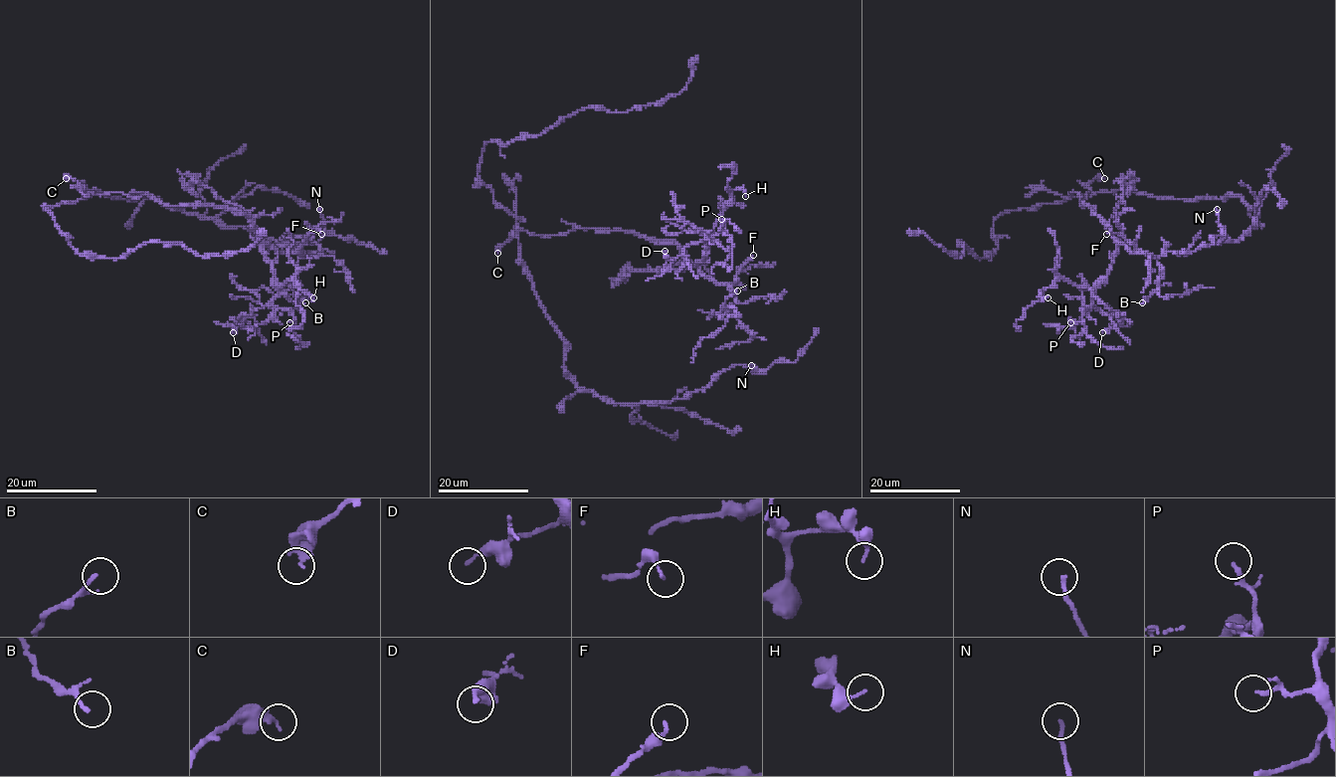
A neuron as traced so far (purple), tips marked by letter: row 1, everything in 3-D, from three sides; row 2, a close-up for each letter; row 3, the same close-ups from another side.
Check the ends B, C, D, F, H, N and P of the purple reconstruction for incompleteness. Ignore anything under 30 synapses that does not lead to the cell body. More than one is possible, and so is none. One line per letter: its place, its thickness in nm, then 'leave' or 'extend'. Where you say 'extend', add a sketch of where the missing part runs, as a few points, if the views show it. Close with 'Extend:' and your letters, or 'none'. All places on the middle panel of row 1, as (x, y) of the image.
B: place (737, 291); calibre 160 nm; leave
C: place (497, 253); calibre 300 nm; leave
D: place (665, 251); calibre 190 nm; leave
F: place (753, 255); calibre 130 nm; leave
H: place (745, 196); calibre 240 nm; leave
N: place (751, 365); calibre 180 nm; leave
P: place (721, 219); calibre 170 nm; leave
Extend: none

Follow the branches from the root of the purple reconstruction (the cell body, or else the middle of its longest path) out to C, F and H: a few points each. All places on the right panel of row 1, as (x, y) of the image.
C: (1116, 190), (1094, 193), (1088, 187), (1096, 178), (1104, 178)
F: (1116, 190), (1085, 197), (1080, 193), (1080, 204), (1096, 213), (1119, 243), (1135, 251), (1121, 235), (1106, 234)
H: (1116, 190), (1080, 193), (1080, 204), (1114, 240), (1108, 273), (1090, 289), (1056, 279), (1042, 291), (1048, 297)

